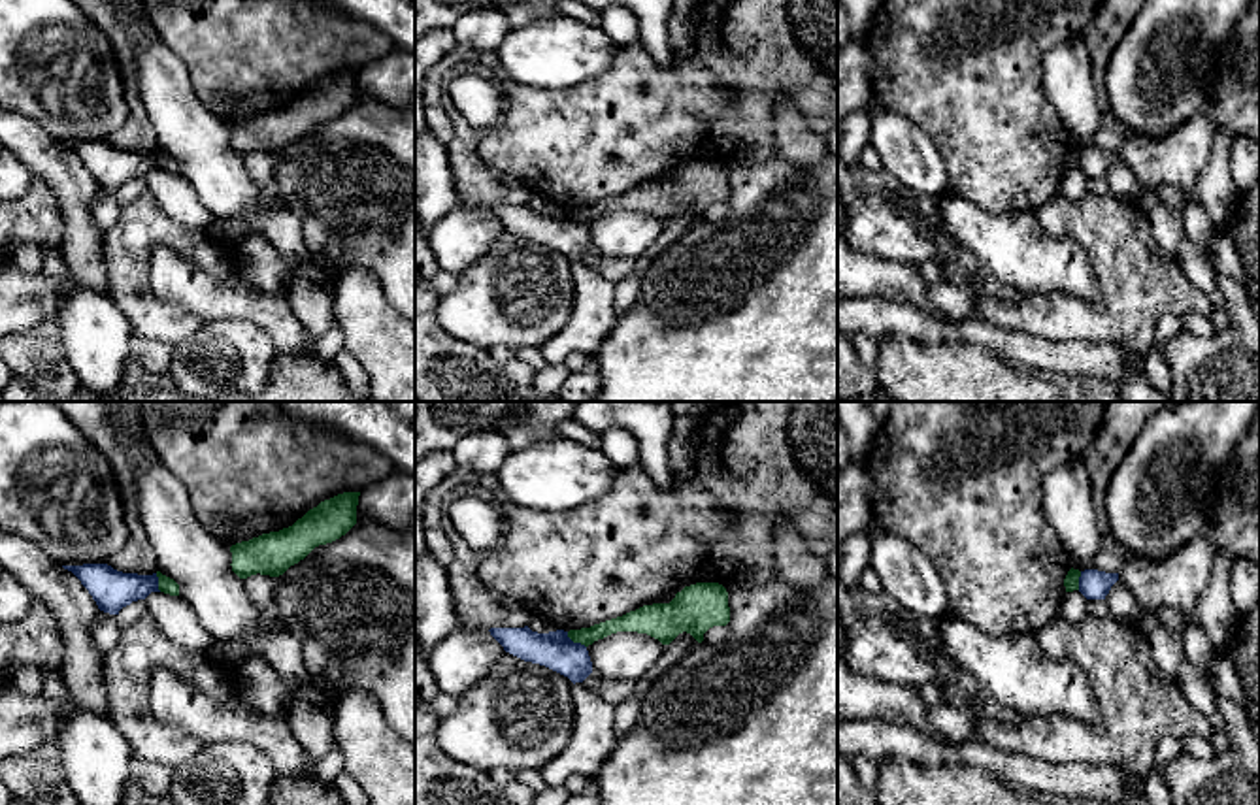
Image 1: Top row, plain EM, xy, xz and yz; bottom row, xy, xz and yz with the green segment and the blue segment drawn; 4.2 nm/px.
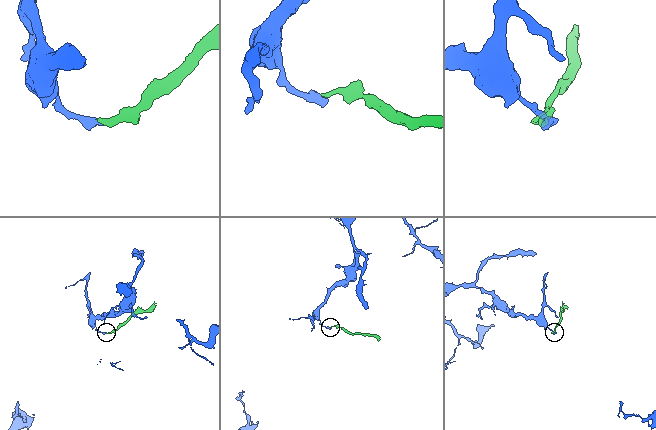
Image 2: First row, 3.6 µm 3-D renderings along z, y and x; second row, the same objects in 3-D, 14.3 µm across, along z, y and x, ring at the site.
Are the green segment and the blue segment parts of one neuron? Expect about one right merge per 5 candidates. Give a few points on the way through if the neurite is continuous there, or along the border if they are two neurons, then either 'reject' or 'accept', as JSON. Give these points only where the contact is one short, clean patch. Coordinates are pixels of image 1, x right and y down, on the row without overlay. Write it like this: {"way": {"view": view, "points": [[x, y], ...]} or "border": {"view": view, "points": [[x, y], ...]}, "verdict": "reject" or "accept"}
{"border": {"view": "xz", "points": [[566, 210], [585, 225]]}, "verdict": "reject"}

